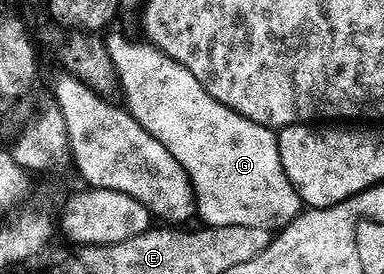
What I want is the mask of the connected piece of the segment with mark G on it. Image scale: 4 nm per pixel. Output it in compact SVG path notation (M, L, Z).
M108 33L105 39L118 70L118 81L123 81L124 88L135 94L135 103L130 104L129 110L188 170L196 195L203 202L205 200L215 204L215 210L202 211L201 218L203 216L204 223L208 227L236 225L244 228L271 228L274 227L274 222L294 222L304 209L305 203L289 180L279 151L276 131L231 110L224 102L219 102L200 84L199 77L193 71L182 63L175 62L162 50L150 44L138 46L125 35L113 33Z

